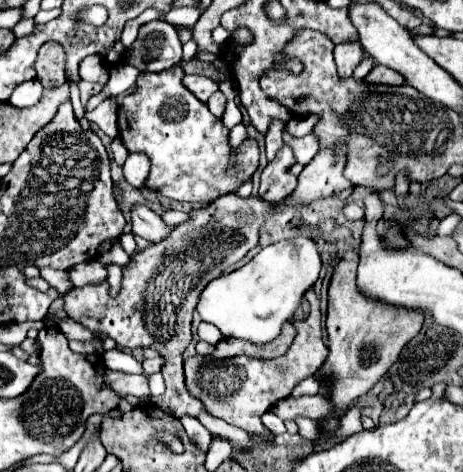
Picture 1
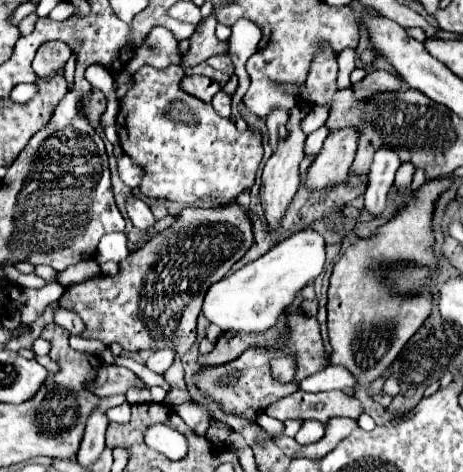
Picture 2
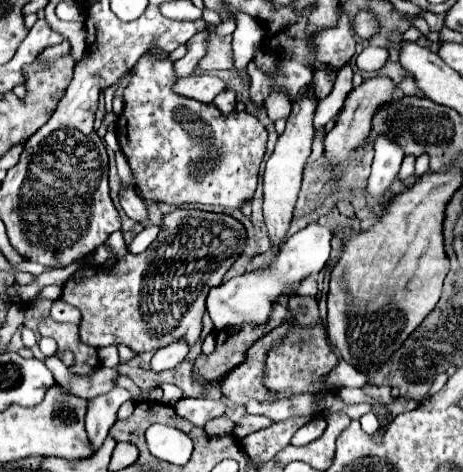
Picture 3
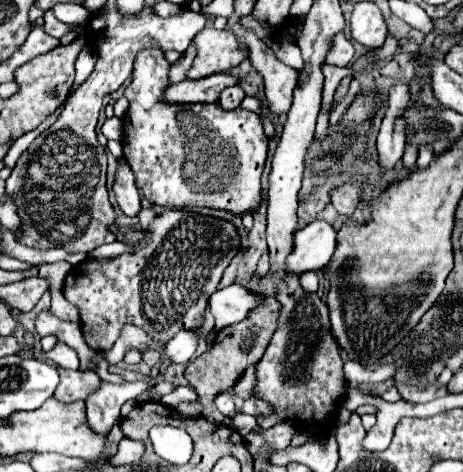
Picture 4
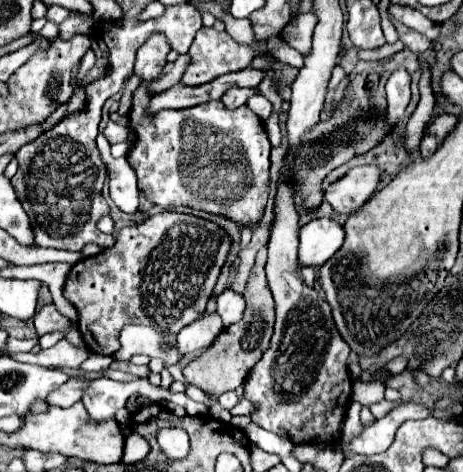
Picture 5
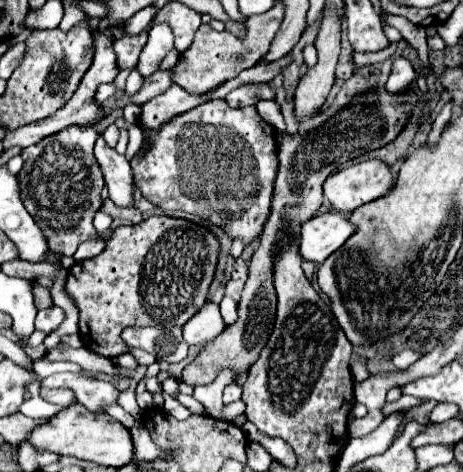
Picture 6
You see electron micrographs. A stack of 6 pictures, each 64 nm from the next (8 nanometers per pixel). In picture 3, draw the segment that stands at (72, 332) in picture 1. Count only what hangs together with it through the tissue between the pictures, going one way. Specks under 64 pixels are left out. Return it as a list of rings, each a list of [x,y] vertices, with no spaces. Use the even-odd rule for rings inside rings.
[[[60,298],[54,300],[54,306],[50,310],[50,316],[58,322],[70,322],[70,324],[80,324],[80,310],[62,302]]]

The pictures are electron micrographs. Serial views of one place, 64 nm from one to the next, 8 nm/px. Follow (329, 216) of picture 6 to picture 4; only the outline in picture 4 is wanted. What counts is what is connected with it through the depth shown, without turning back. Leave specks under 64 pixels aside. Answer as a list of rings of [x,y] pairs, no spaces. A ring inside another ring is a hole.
[[[326,220],[310,222],[294,234],[294,250],[288,256],[288,270],[294,274],[322,270],[330,262],[336,244],[338,238],[332,224]]]

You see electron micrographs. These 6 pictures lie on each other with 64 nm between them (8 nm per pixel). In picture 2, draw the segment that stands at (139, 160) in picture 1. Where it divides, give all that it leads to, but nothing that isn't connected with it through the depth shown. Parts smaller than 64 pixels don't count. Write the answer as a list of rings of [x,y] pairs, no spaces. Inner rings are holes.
[[[122,156],[118,160],[118,174],[126,186],[136,188],[140,184],[144,172],[140,172],[140,168],[136,168],[136,164],[132,164],[132,160],[128,160],[128,156]]]

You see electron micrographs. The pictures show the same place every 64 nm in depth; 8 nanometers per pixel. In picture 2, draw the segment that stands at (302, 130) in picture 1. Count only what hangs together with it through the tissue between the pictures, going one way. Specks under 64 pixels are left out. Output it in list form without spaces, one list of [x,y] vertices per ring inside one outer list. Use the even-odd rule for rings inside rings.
[[[316,106],[316,108],[312,108],[312,112],[304,118],[304,124],[302,124],[304,132],[310,134],[310,132],[318,130],[320,126],[324,126],[326,120],[328,120],[328,112],[330,112],[328,106]]]

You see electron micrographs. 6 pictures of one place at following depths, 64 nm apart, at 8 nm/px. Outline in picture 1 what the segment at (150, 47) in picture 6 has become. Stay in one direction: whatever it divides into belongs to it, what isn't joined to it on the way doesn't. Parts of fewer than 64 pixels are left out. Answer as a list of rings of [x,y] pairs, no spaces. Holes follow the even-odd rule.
[[[182,66],[164,72],[140,72],[136,90],[124,96],[118,111],[118,129],[128,152],[142,152],[150,158],[146,188],[166,198],[192,204],[212,204],[218,196],[236,192],[258,168],[258,142],[246,138],[234,156],[230,130],[216,118],[204,102],[192,96],[182,84]]]

